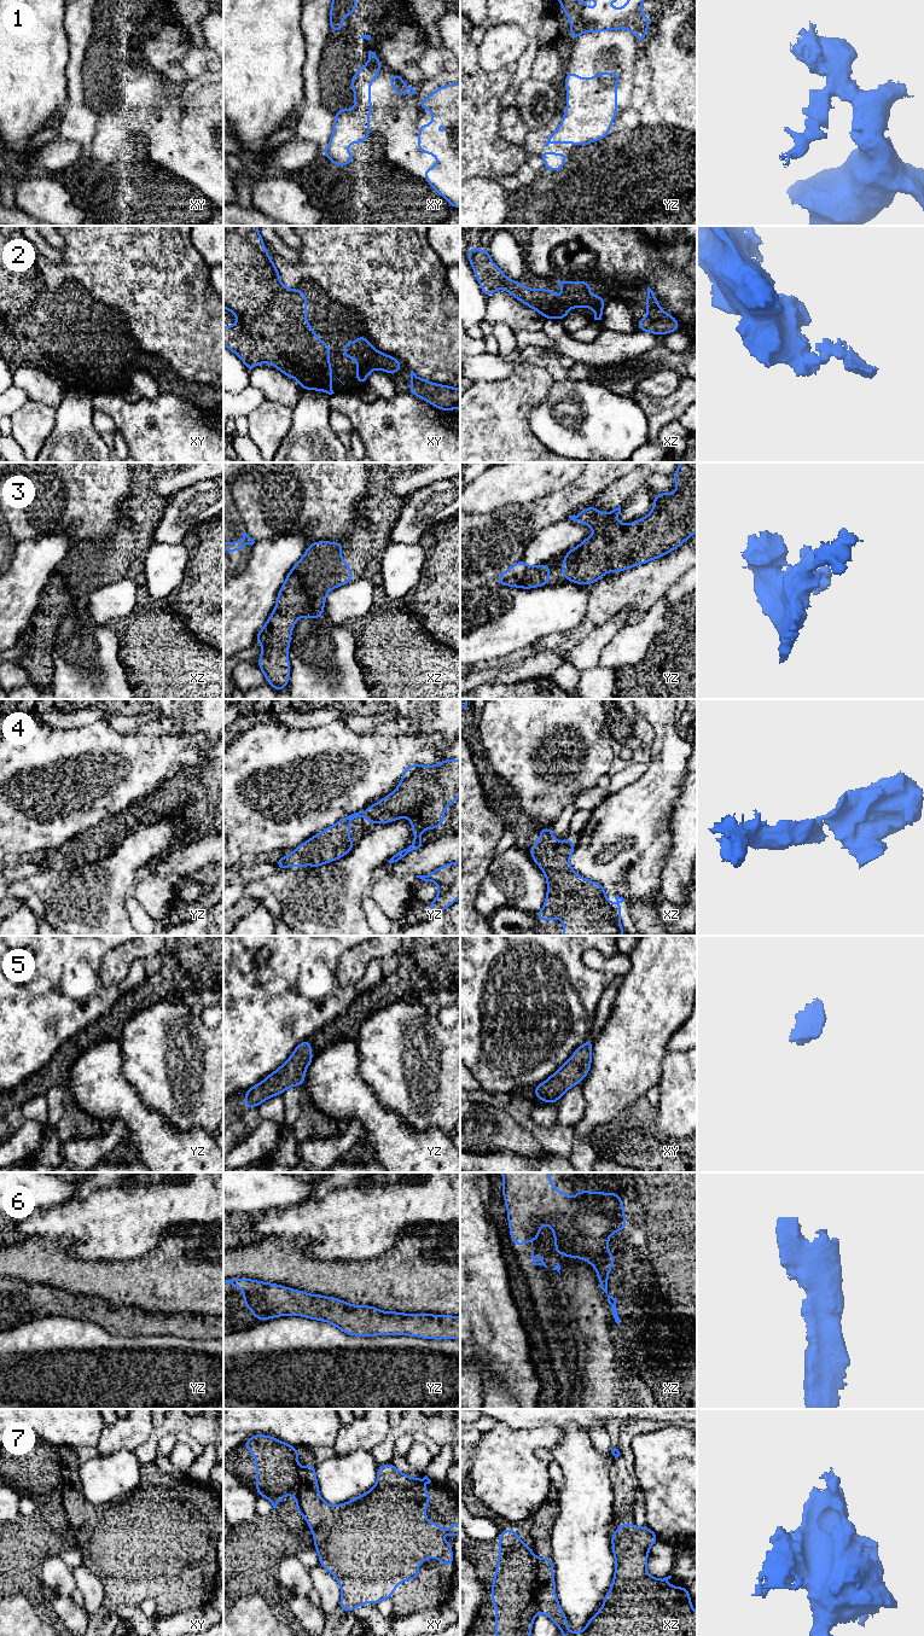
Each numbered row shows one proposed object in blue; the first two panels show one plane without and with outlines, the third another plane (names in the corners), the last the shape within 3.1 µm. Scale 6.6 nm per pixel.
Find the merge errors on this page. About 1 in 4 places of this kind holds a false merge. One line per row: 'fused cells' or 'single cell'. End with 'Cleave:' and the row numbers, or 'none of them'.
1: single cell
2: single cell
3: single cell
4: single cell
5: single cell
6: single cell
7: single cell
Cleave: none of them

